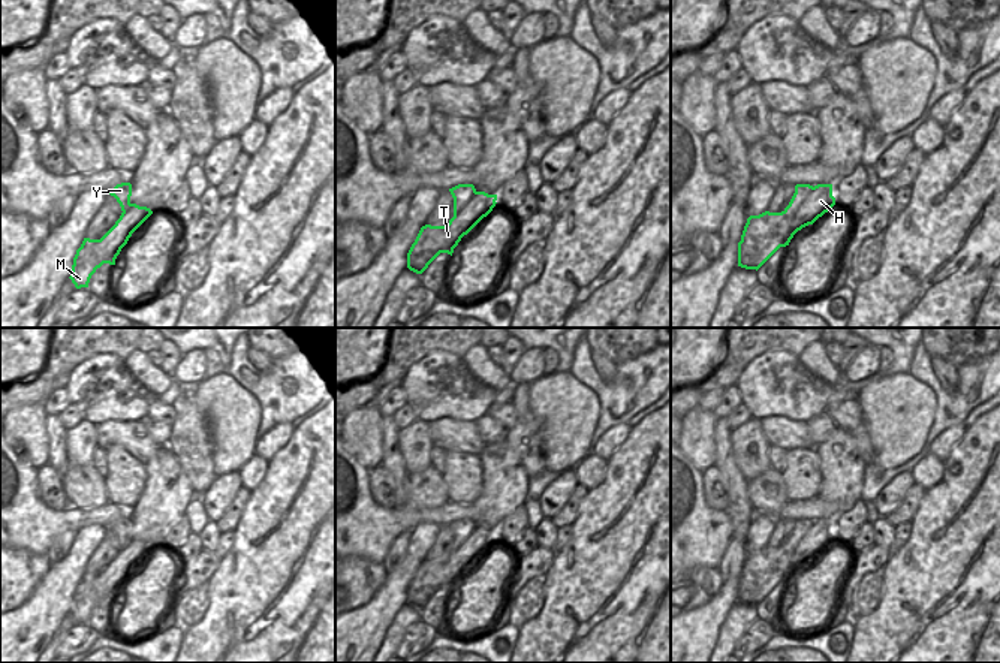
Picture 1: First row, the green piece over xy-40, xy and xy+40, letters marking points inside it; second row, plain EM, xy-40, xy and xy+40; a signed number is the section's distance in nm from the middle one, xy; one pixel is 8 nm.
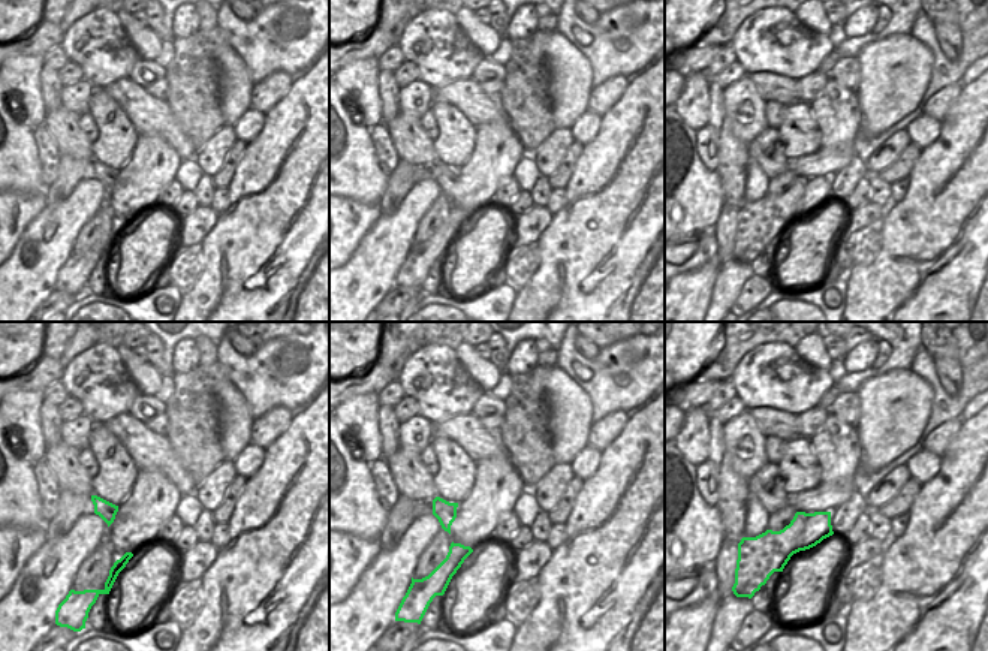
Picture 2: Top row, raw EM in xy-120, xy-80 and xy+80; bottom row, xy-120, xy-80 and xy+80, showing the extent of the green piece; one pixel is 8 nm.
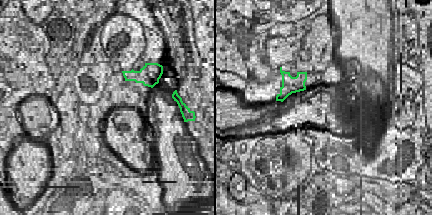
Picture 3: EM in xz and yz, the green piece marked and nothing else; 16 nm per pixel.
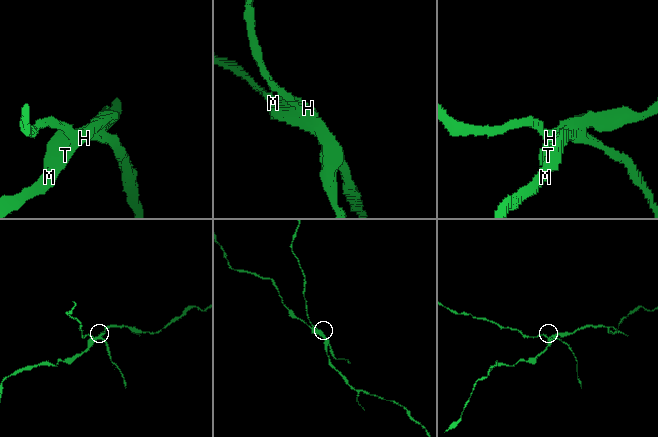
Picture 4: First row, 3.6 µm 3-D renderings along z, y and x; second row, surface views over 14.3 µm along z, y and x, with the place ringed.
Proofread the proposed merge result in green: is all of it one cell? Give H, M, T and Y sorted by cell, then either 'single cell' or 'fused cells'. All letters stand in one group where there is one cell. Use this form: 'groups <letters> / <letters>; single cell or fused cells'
groups H M T / Y; fused cells

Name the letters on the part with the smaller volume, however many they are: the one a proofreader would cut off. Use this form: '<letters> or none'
Y

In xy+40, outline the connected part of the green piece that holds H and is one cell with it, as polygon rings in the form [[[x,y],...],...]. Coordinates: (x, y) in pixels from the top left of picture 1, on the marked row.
[[[817,184],[796,214],[784,210],[750,216],[738,242],[738,266],[757,271],[780,247],[789,245],[798,230],[813,224],[834,205],[832,184]]]

